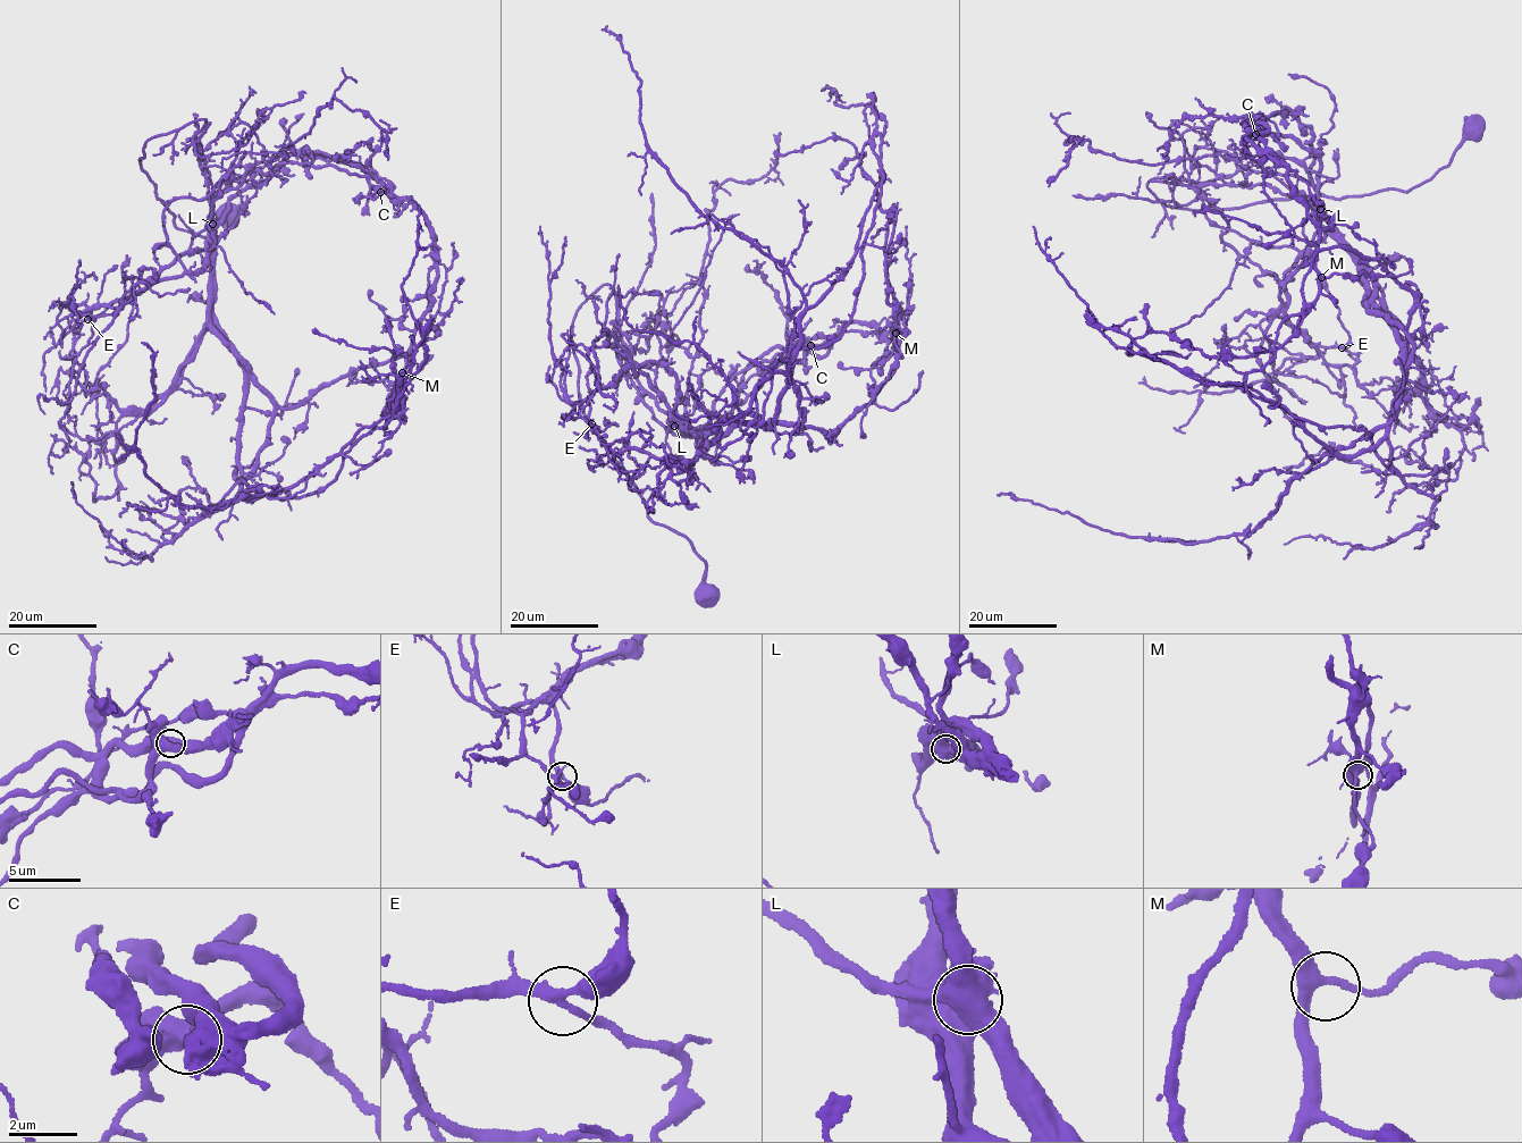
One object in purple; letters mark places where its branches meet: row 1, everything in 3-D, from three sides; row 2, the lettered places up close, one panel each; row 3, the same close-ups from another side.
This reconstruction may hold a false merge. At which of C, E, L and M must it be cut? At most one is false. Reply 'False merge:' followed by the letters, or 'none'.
False merge: L

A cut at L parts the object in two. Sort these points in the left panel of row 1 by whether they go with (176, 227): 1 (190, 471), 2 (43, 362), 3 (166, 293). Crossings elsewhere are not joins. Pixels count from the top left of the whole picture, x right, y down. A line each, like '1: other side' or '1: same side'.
1: same side
2: other side
3: other side

